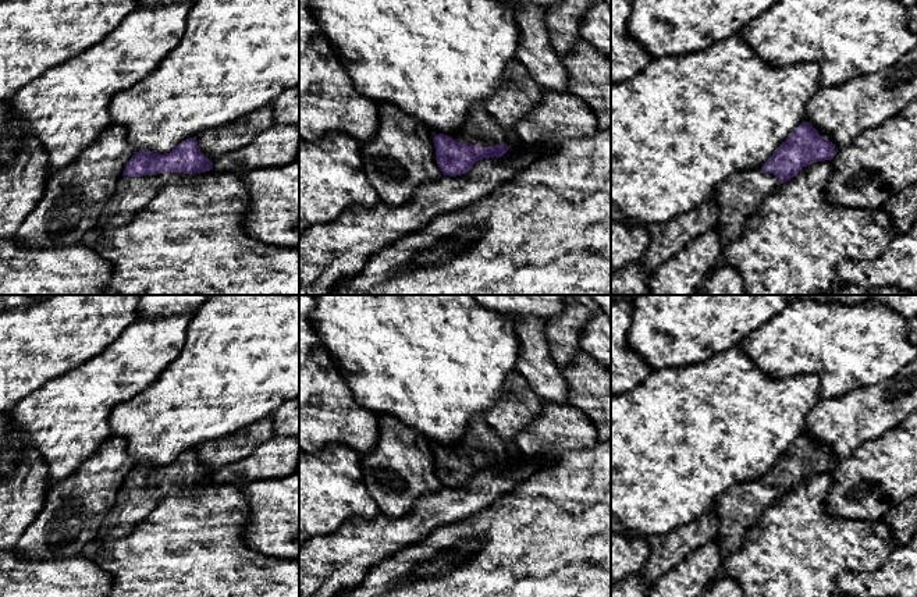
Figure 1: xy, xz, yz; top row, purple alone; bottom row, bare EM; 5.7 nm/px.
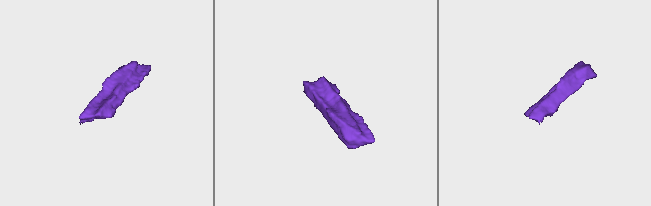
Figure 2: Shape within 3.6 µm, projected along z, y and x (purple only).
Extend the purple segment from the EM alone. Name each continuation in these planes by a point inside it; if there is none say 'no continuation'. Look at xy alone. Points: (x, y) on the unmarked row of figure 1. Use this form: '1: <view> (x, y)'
1: xy (131, 507)

